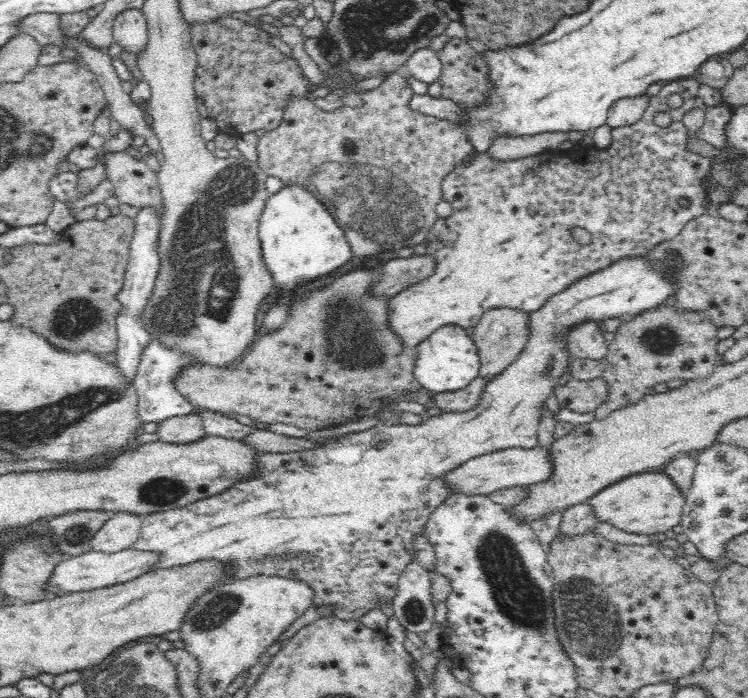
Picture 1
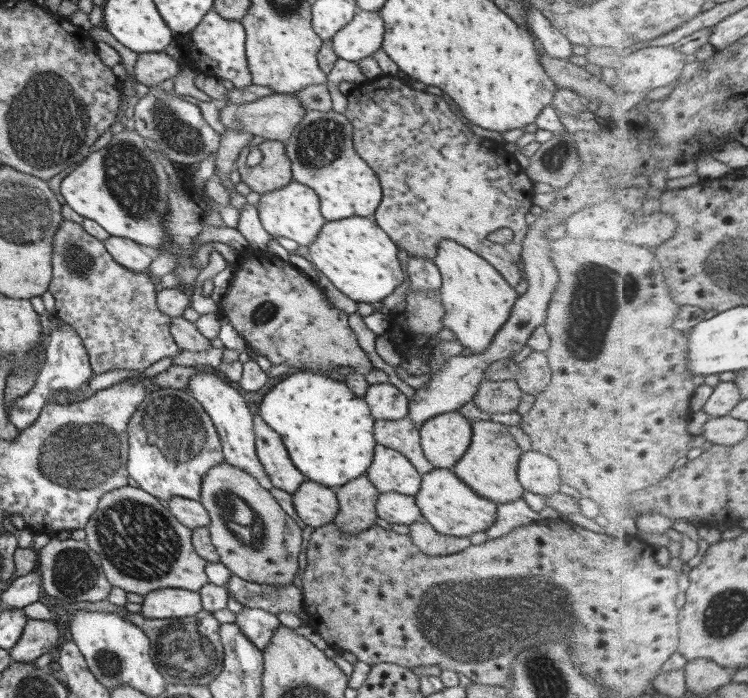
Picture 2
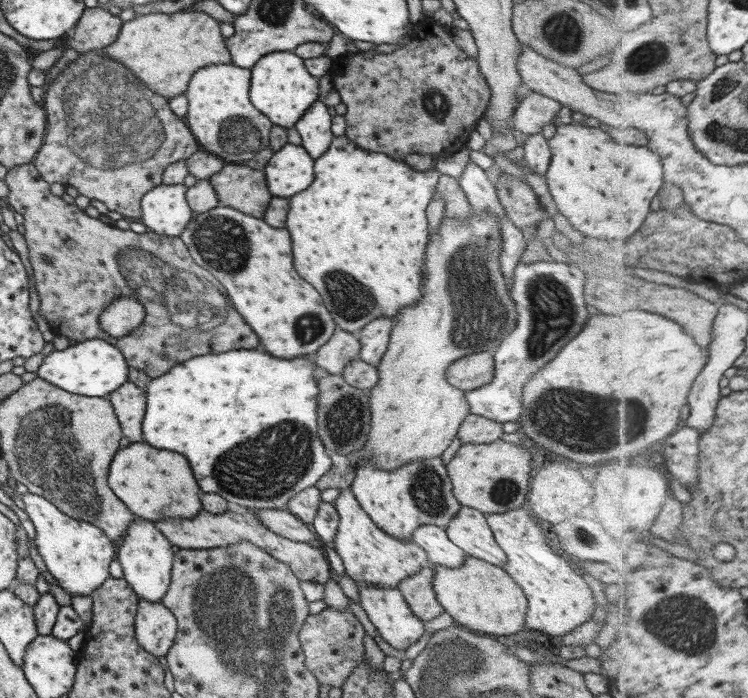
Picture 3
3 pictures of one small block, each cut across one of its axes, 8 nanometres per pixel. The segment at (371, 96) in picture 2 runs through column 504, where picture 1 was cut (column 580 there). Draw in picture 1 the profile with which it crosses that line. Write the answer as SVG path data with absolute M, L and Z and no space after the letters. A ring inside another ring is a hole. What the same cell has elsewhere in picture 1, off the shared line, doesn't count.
M687 77L678 78L676 81L669 81L662 84L662 88L658 94L652 95L649 100L648 108L644 111L642 118L631 124L630 126L621 126L620 128L613 128L612 144L610 146L600 149L595 146L576 150L562 151L559 149L550 149L540 154L535 154L523 159L516 159L511 161L498 162L490 159L486 153L481 153L474 161L468 165L462 166L462 163L456 165L456 168L444 177L442 183L442 194L446 201L452 205L452 213L446 218L438 218L438 220L431 226L427 234L427 240L430 240L430 245L427 250L436 260L436 270L431 277L424 279L422 282L414 283L407 289L400 291L400 294L395 294L389 300L389 308L391 308L390 326L391 330L397 334L402 341L404 347L415 349L417 344L424 342L424 340L431 337L433 332L436 332L444 325L458 325L462 328L475 327L477 322L480 322L482 315L487 310L494 308L519 308L524 312L537 311L544 303L560 291L566 290L572 283L586 278L588 275L594 274L596 271L601 271L609 267L612 263L618 262L620 259L633 259L636 257L646 256L648 250L652 250L654 246L664 241L672 240L683 228L687 222L694 218L708 212L709 196L707 196L707 187L704 183L704 177L711 171L712 160L690 153L686 149L686 141L688 140L688 128L682 122L684 115L690 112L693 108L700 108L704 110L705 121L697 132L698 139L710 143L716 148L724 149L728 143L728 135L726 135L725 128L731 121L732 111L731 107L726 104L720 104L716 107L708 107L698 97L698 90L700 90L701 83L697 78ZM670 94L680 94L683 98L683 103L679 108L671 109L666 100ZM659 112L667 112L671 116L671 123L666 127L660 127L654 123L654 117ZM680 196L686 196L690 200L688 208L681 208L676 200ZM572 228L584 228L591 234L591 241L589 244L578 243L572 237Z

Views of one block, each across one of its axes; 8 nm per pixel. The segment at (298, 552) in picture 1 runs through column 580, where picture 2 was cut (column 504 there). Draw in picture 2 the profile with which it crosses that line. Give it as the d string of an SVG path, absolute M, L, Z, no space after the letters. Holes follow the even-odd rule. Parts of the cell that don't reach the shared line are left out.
M449 239L436 244L432 261L440 274L438 295L445 309L442 328L450 330L471 355L481 354L493 340L495 331L507 320L518 295L484 258Z

